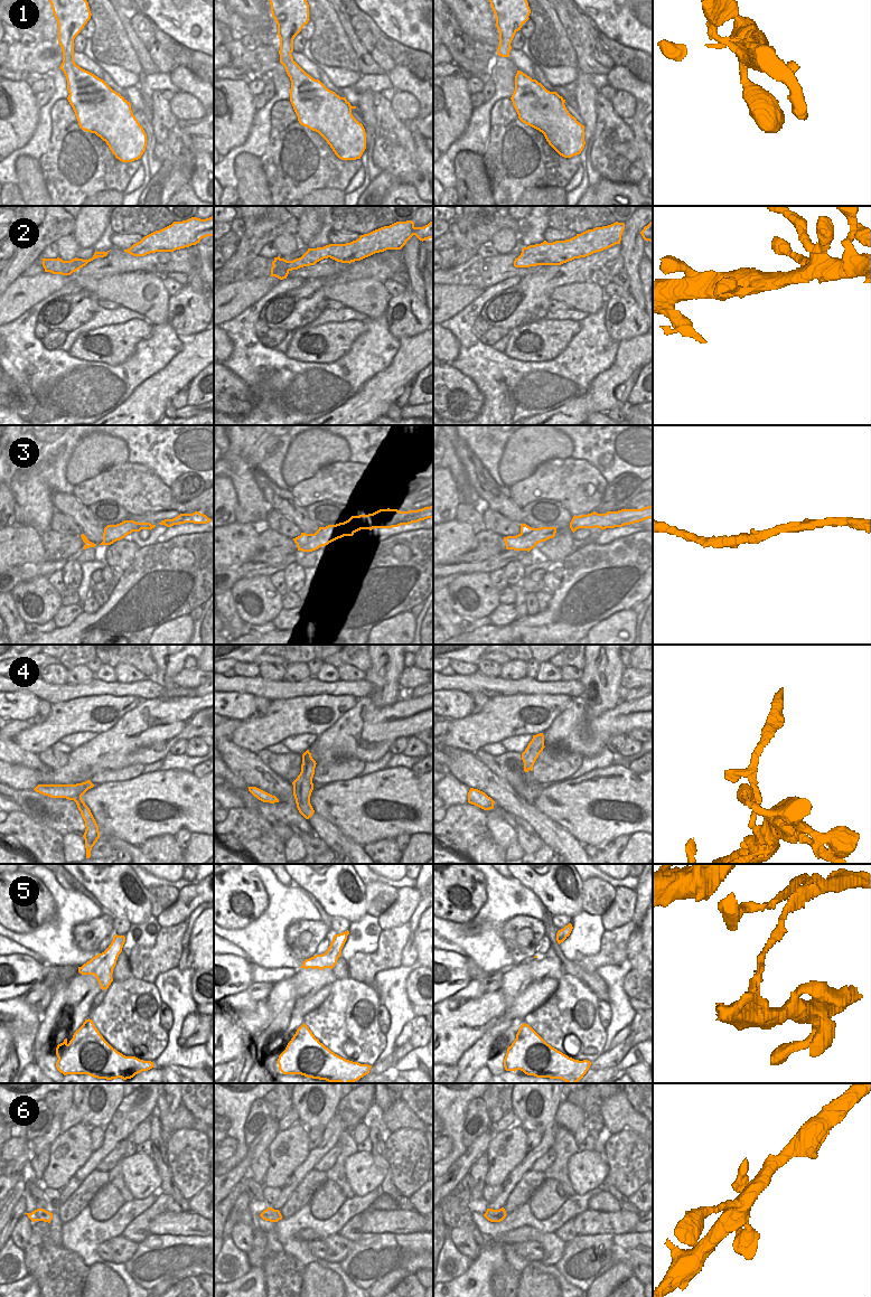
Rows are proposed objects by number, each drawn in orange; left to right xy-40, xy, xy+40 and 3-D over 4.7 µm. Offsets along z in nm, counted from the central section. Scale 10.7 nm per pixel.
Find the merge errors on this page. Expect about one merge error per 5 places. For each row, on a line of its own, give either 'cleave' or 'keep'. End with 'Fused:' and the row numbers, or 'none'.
1: keep
2: keep
3: keep
4: keep
5: cleave
6: keep
Fused: 5

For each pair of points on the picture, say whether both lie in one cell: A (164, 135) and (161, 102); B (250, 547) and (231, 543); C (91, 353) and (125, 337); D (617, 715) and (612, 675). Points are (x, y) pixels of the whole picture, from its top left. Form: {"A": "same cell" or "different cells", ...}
{"A": "same cell", "B": "same cell", "C": "same cell", "D": "different cells"}

